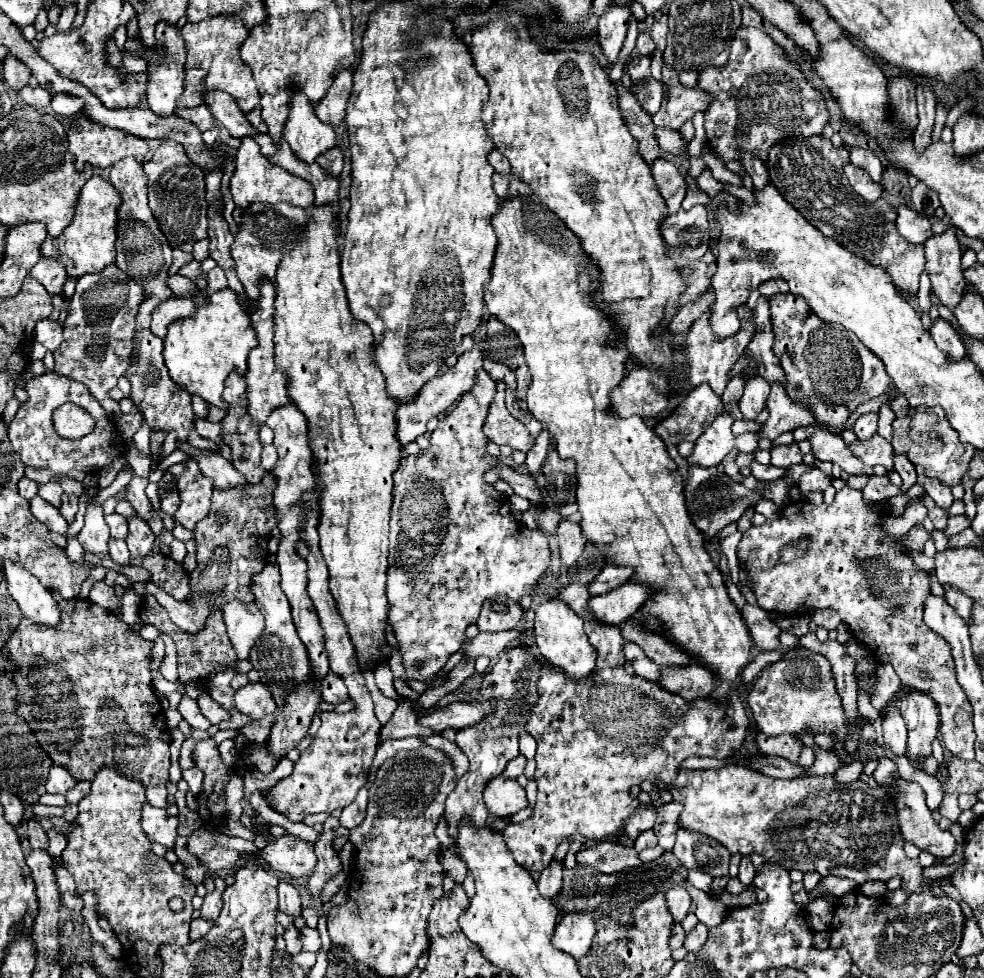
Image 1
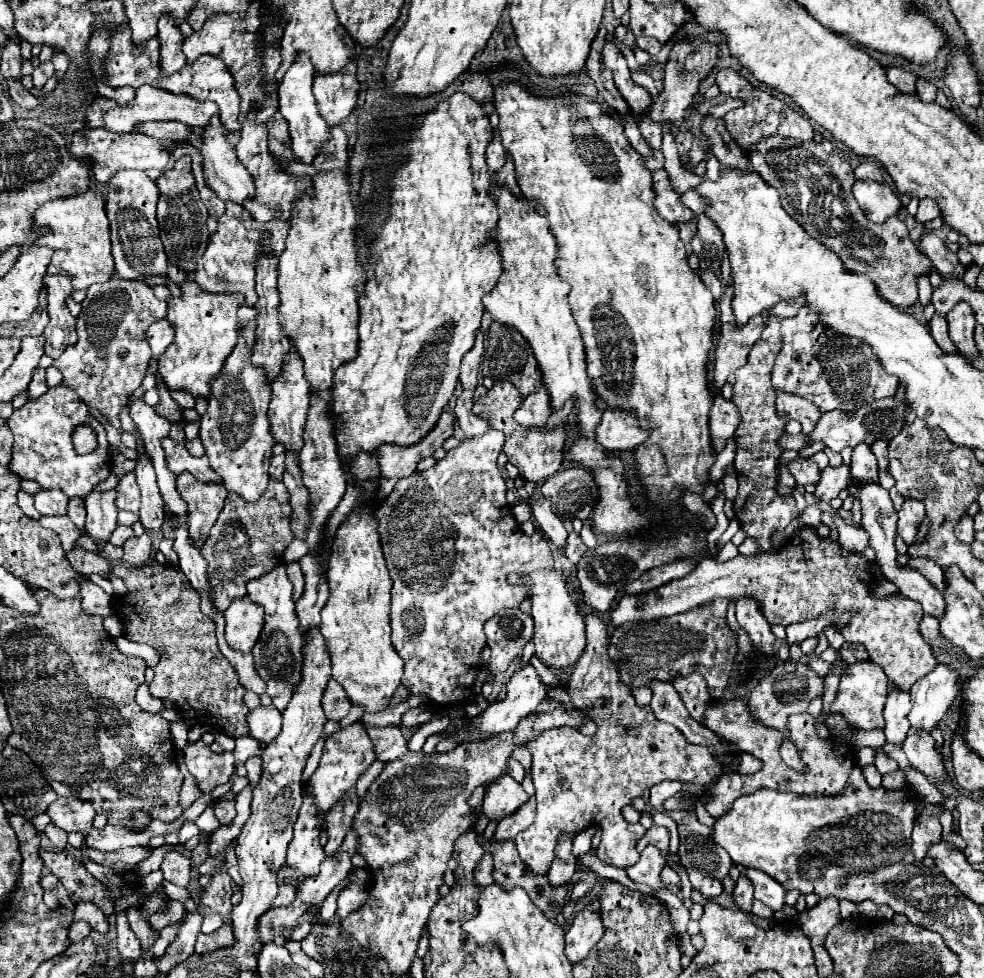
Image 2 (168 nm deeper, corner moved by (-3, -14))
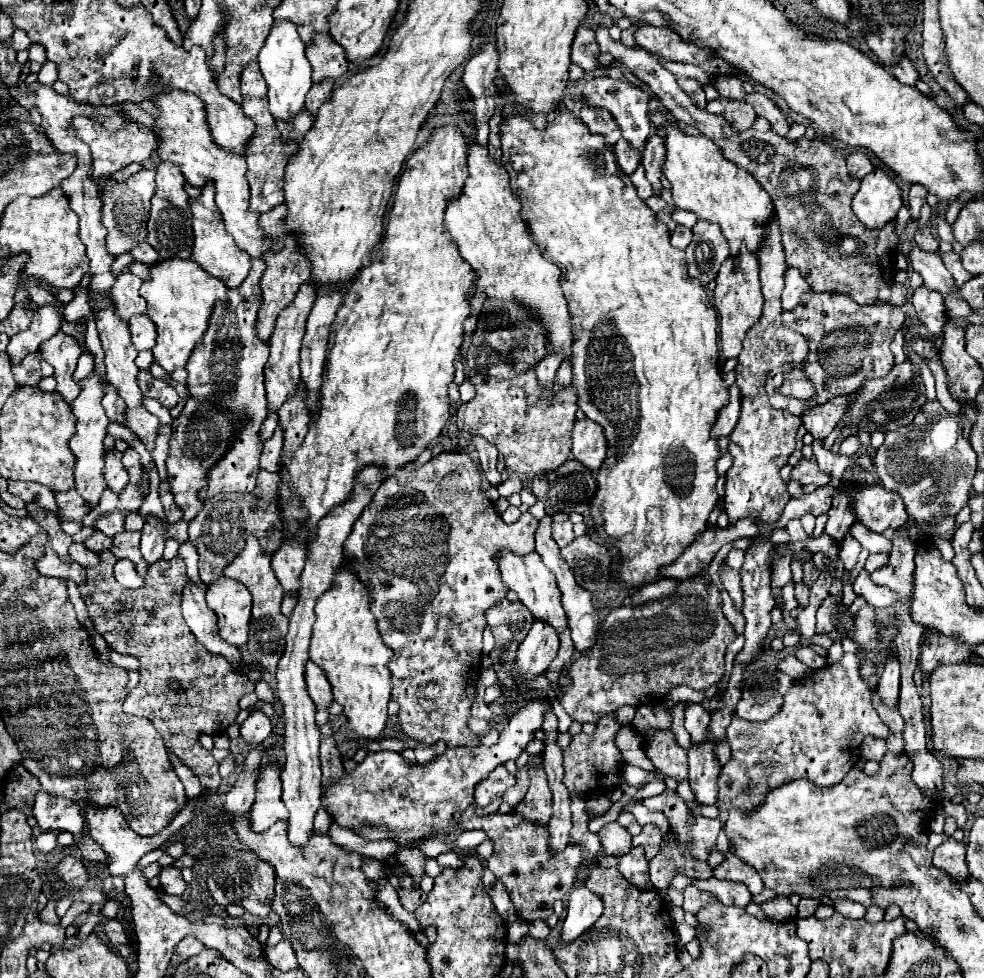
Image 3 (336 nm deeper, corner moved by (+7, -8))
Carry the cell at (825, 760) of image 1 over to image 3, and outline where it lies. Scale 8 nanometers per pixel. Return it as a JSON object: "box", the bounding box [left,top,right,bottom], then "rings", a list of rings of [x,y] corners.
{"box":[717,654,889,812],"rings":[[[843,654],[843,658],[831,666],[825,666],[821,670],[815,670],[815,674],[809,674],[801,680],[795,680],[791,692],[785,694],[785,702],[781,712],[777,716],[765,720],[765,722],[749,722],[733,716],[731,726],[727,728],[727,740],[733,752],[733,760],[727,762],[717,778],[717,808],[729,810],[729,808],[741,808],[743,812],[751,812],[757,804],[763,802],[765,792],[769,788],[787,784],[791,780],[805,778],[817,786],[833,786],[837,784],[861,758],[859,756],[859,744],[865,736],[877,736],[887,738],[889,728],[881,722],[877,710],[871,702],[871,688],[861,680],[861,660],[857,654]]]}

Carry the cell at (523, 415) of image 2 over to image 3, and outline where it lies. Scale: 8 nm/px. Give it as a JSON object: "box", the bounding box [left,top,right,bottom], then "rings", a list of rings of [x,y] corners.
{"box":[535,354,561,388],"rings":[[[553,354],[553,356],[545,356],[541,360],[541,364],[535,366],[535,374],[537,374],[537,382],[541,388],[551,388],[555,382],[555,372],[561,364],[561,354]]]}

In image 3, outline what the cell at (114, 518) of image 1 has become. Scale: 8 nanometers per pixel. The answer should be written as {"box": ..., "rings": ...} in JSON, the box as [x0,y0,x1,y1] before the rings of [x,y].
{"box":[95,512,125,536],"rings":[[[121,512],[105,514],[95,522],[95,528],[101,530],[103,534],[107,534],[107,536],[115,536],[123,530],[123,520],[125,520],[125,514],[121,514]]]}

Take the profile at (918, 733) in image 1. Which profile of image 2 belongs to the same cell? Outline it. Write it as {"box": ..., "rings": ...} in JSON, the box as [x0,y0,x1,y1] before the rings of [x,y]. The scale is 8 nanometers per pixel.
{"box":[909,664,961,730],"rings":[[[937,664],[931,674],[911,688],[913,710],[909,722],[919,730],[933,730],[945,716],[951,702],[961,694],[961,674],[949,664]]]}

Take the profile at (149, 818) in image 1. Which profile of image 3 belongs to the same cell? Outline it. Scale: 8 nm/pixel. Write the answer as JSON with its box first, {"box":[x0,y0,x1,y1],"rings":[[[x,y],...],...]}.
{"box":[159,866,185,896],"rings":[[[175,866],[161,868],[159,880],[161,880],[161,890],[165,894],[177,894],[177,896],[181,896],[183,890],[185,890],[185,880],[181,876],[181,870],[175,868]]]}

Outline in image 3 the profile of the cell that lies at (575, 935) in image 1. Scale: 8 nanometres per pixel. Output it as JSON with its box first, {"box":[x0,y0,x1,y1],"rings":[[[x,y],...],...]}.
{"box":[561,886,603,942],"rings":[[[579,886],[569,896],[567,916],[561,926],[561,940],[573,942],[579,938],[585,930],[589,930],[595,920],[603,914],[603,902],[597,894],[587,890],[585,886]]]}

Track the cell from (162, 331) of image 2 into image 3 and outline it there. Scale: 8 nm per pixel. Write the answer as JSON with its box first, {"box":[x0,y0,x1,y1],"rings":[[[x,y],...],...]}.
{"box":[129,314,157,352],"rings":[[[135,314],[129,320],[129,330],[131,330],[131,340],[137,352],[153,348],[155,338],[157,338],[157,328],[153,320],[149,320],[147,314]]]}

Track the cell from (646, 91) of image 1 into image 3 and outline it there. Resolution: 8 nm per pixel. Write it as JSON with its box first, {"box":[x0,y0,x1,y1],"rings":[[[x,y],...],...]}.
{"box":[615,140,641,174],"rings":[[[623,140],[615,144],[615,156],[617,156],[619,168],[625,174],[633,174],[635,168],[641,164],[641,152],[637,152],[637,148],[629,148],[629,144],[625,144]]]}

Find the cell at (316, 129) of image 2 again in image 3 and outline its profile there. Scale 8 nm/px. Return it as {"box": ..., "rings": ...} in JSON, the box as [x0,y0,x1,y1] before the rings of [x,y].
{"box":[259,20,313,122],"rings":[[[275,20],[265,48],[259,52],[259,68],[261,74],[267,82],[269,90],[269,110],[275,118],[281,118],[285,122],[293,122],[293,118],[303,110],[305,106],[305,96],[309,88],[313,86],[311,82],[311,64],[305,58],[305,44],[301,42],[297,28],[289,20]]]}

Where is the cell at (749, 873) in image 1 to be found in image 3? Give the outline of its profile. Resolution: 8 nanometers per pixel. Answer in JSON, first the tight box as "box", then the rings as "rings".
{"box":[693,876,751,908],"rings":[[[715,876],[709,880],[693,880],[693,884],[703,890],[715,894],[725,906],[739,906],[745,908],[751,902],[751,894],[745,884],[731,882],[731,880],[717,880]]]}

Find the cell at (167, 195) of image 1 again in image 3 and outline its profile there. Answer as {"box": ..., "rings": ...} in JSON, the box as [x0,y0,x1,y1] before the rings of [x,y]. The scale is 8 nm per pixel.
{"box":[147,162,193,260],"rings":[[[165,162],[157,164],[157,190],[155,190],[155,196],[151,200],[151,216],[149,216],[147,230],[149,230],[147,242],[159,252],[161,260],[167,260],[167,258],[173,258],[173,256],[187,260],[191,256],[193,228],[191,228],[191,216],[189,216],[189,196],[185,192],[185,178],[181,176],[181,168],[177,168],[177,164],[165,164]]]}

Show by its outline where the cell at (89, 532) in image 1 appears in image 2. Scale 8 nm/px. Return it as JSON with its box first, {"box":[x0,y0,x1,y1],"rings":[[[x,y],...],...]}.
{"box":[85,490,117,544],"rings":[[[93,490],[85,498],[87,522],[85,528],[89,536],[101,544],[107,542],[117,528],[117,506],[115,506],[115,490]]]}

